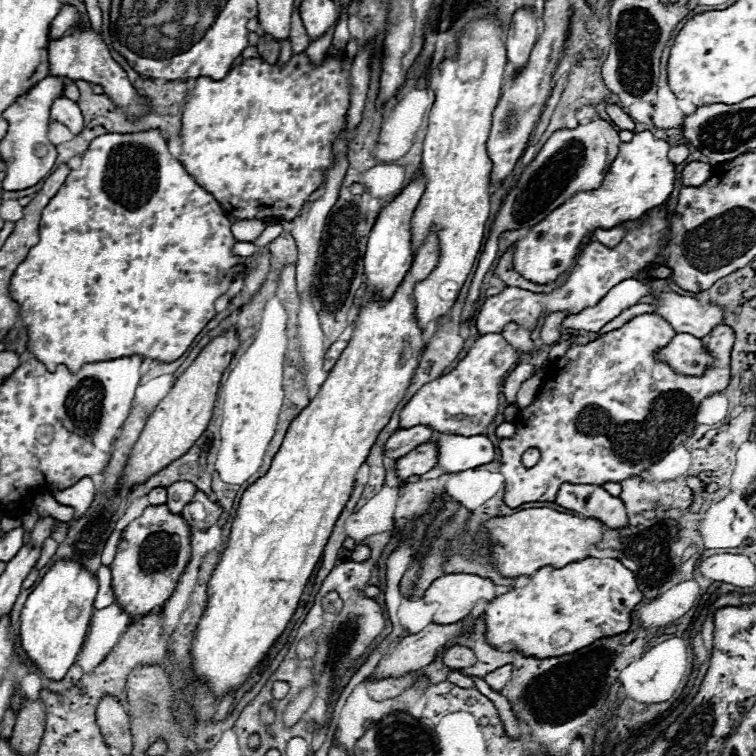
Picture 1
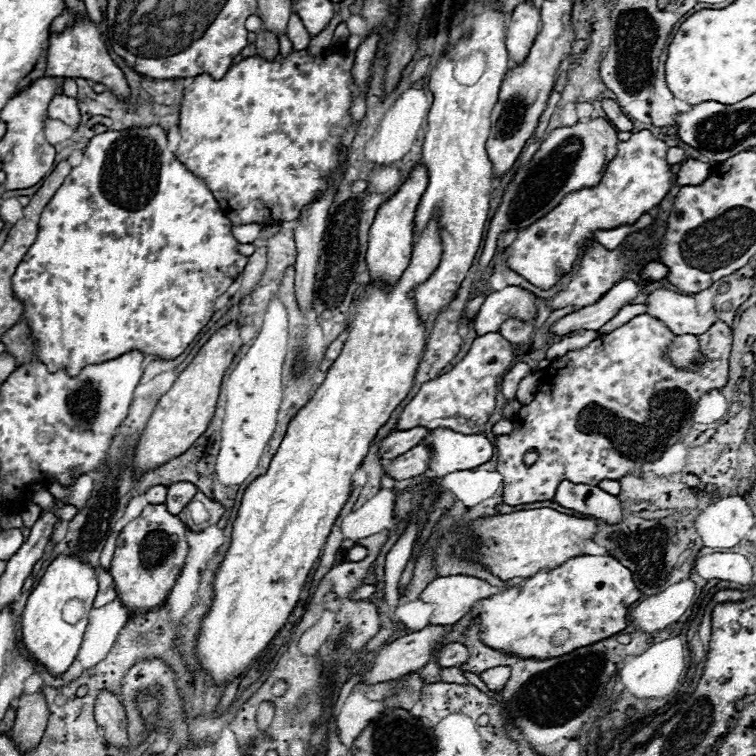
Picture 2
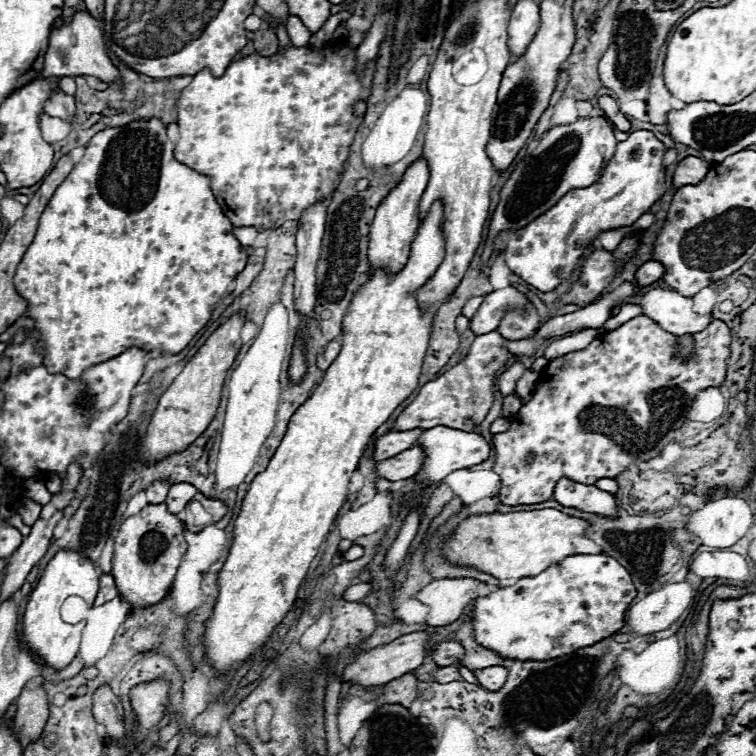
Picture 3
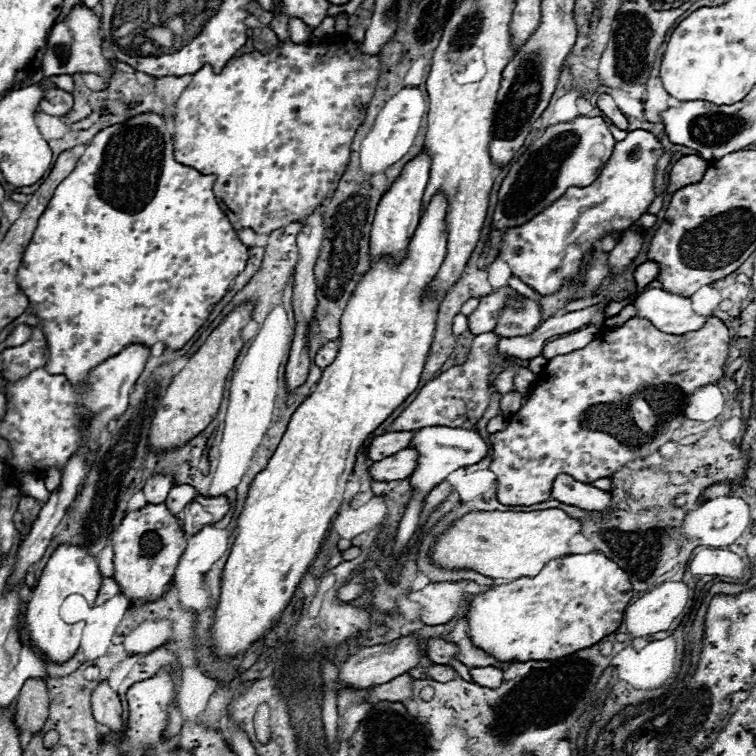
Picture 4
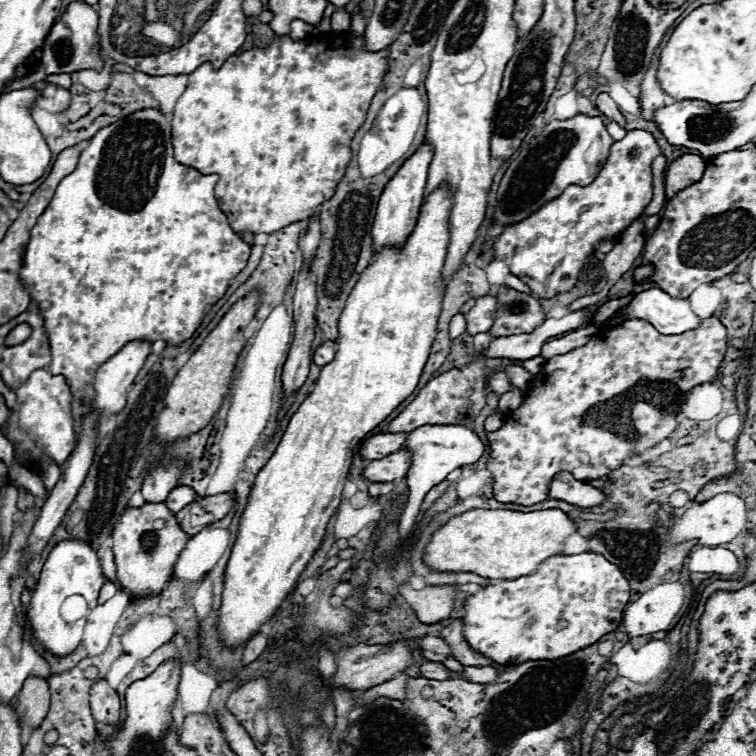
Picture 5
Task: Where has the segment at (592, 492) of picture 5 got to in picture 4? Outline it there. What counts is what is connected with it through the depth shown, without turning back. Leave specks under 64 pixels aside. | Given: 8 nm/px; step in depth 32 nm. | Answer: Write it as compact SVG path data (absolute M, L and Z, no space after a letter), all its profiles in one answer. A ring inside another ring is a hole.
M560 474L552 484L552 498L570 506L580 506L582 510L608 510L610 494L574 480L568 474Z

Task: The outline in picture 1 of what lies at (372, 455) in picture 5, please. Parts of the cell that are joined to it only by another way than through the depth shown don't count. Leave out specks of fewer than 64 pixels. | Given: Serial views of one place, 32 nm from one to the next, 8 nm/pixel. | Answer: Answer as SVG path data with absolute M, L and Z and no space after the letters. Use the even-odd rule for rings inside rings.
M414 426L408 430L396 430L384 444L384 458L396 460L398 456L408 454L416 446L426 444L430 440L430 436L434 436L434 430L430 430L428 426Z

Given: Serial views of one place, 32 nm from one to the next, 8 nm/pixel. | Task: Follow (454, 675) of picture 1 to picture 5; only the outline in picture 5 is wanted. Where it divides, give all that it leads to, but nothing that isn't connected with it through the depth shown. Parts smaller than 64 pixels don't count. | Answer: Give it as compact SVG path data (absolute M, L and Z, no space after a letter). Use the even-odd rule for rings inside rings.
M426 660L426 662L420 664L420 676L422 676L422 678L448 680L448 672L450 672L450 670L448 670L444 664L440 664L440 662L430 662L430 660Z

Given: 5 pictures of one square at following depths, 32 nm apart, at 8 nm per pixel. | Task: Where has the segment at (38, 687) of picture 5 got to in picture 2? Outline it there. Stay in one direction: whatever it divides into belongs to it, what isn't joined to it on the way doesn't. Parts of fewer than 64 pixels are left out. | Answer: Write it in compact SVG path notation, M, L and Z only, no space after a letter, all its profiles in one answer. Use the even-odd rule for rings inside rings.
M38 690L34 694L24 692L18 698L16 720L12 726L14 742L18 744L22 754L28 752L30 748L34 748L34 744L38 744L38 740L44 734L46 722L48 722L48 706L46 706L46 698L44 698L42 690Z

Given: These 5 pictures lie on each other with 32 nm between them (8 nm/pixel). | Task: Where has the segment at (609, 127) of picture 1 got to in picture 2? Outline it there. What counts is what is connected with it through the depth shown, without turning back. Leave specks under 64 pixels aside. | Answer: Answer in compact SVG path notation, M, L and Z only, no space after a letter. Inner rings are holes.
M594 118L588 122L576 122L574 126L554 128L544 138L540 148L536 150L536 154L532 156L532 160L528 164L520 166L518 172L514 174L514 178L510 180L510 184L506 186L506 190L502 194L502 202L490 222L484 252L480 256L478 280L482 278L484 270L488 268L490 260L494 256L494 240L498 238L500 232L526 228L526 226L534 224L534 220L538 220L546 212L550 212L550 208L558 206L566 194L570 194L578 188L592 188L594 184L598 184L598 180L602 178L600 172L604 172L606 164L614 158L616 146L618 146L616 128L606 118Z

